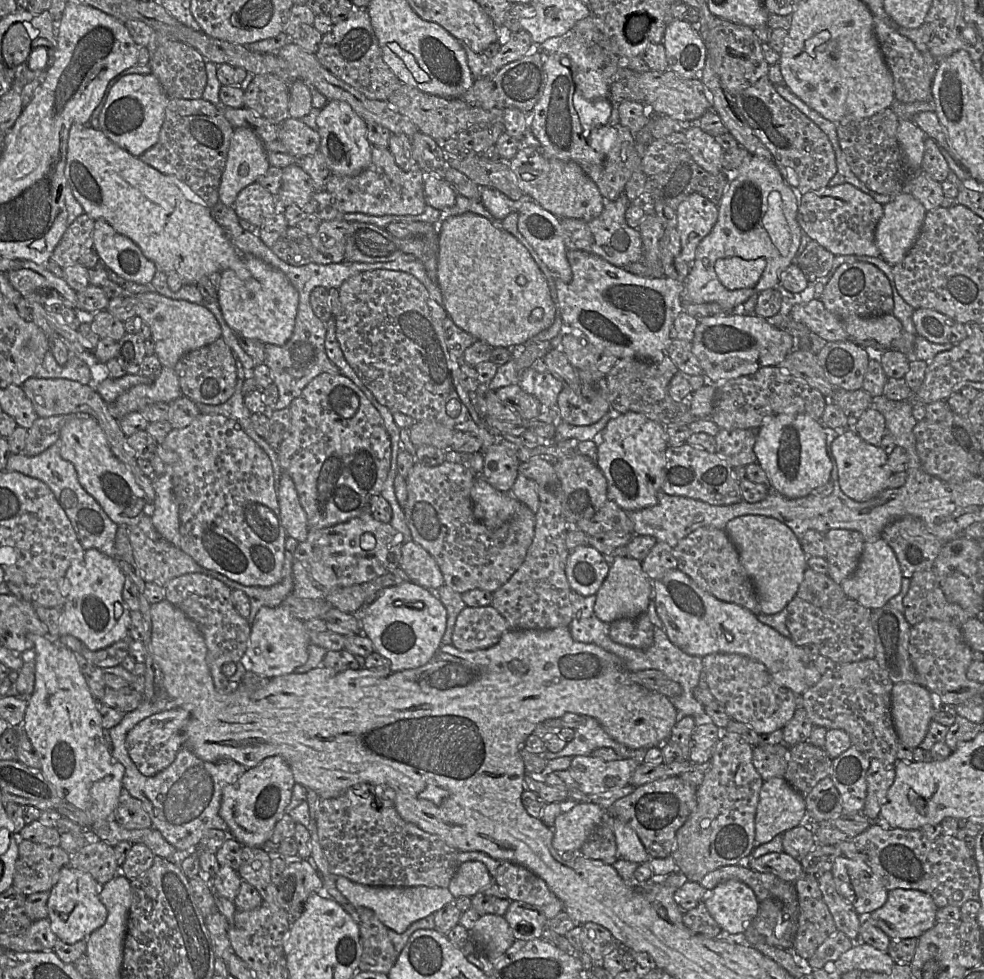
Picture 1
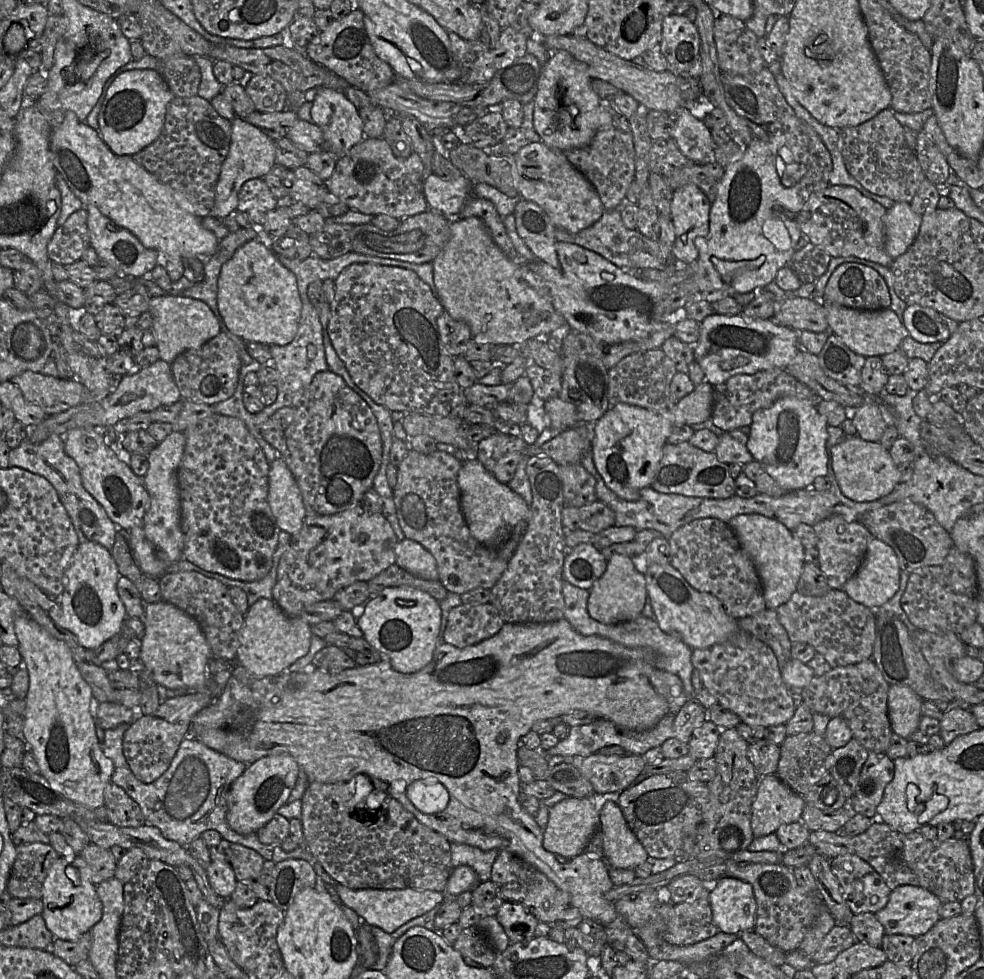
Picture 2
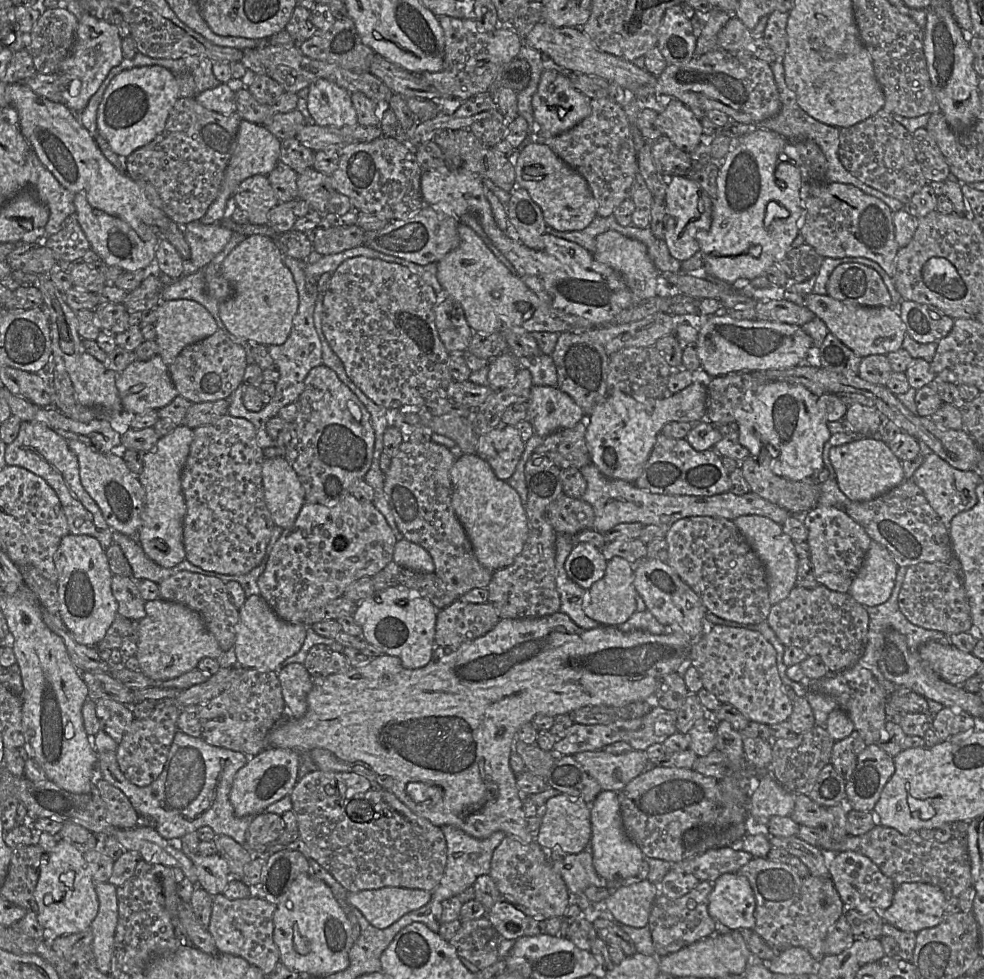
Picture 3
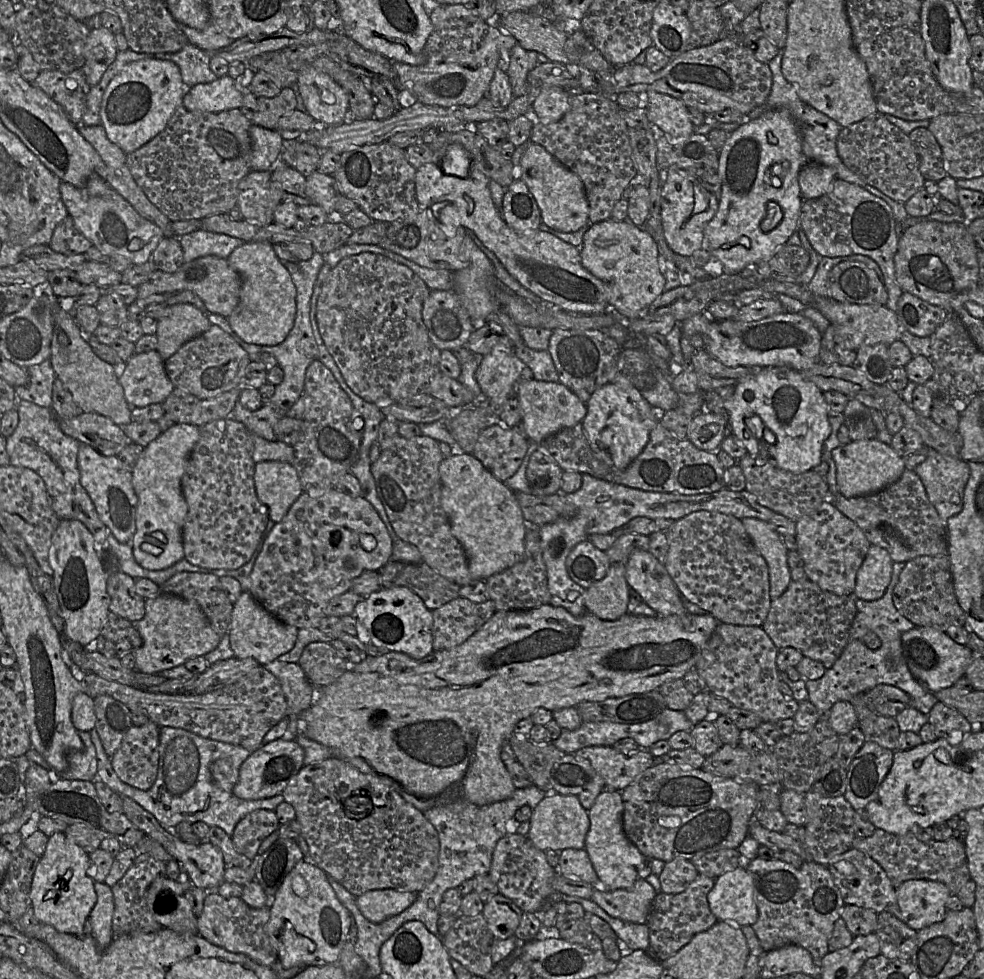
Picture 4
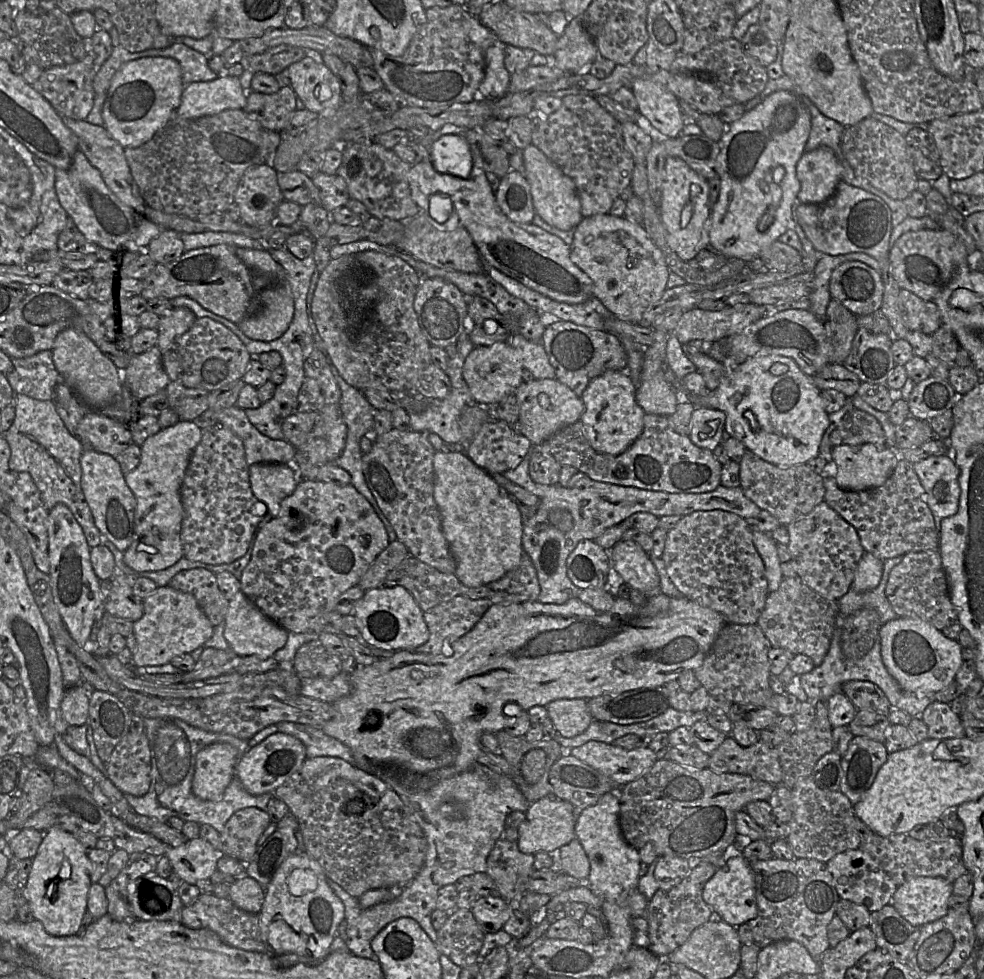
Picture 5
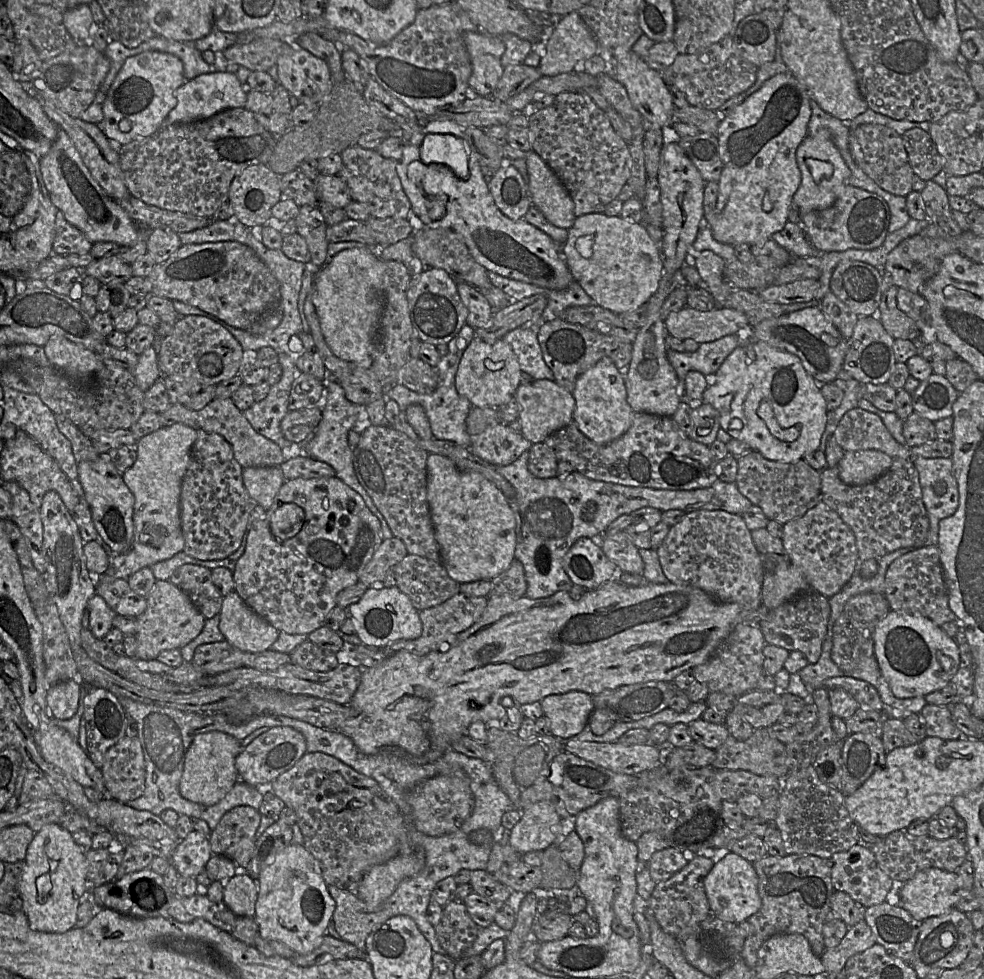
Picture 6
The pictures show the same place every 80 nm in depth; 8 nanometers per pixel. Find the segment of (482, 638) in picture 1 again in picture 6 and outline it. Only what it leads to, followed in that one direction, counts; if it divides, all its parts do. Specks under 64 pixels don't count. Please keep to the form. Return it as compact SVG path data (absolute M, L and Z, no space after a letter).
M461 592L449 598L445 602L419 612L422 622L423 631L419 638L413 640L399 640L389 643L385 648L388 651L398 652L406 650L416 655L426 655L430 652L440 652L442 643L453 644L457 636L475 624L482 616L488 598L473 597L465 595Z

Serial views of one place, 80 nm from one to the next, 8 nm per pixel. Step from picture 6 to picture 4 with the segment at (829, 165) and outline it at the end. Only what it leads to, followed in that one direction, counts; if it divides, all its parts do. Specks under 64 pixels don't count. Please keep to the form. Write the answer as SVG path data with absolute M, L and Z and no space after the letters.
M808 161L798 176L802 199L809 200L825 195L835 179L837 173L834 168Z

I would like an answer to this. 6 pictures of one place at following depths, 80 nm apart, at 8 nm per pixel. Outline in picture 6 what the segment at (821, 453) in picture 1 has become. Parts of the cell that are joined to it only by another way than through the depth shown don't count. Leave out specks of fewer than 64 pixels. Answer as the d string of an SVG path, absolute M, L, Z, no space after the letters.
M764 342L738 345L715 373L715 383L703 393L702 403L719 412L720 427L732 438L747 444L771 461L795 463L819 449L827 423L826 401L820 386L794 354Z

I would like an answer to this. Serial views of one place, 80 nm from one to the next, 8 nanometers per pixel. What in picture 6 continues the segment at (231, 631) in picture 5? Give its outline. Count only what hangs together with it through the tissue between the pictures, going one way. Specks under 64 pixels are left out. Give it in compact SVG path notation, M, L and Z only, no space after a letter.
M235 590L223 598L219 625L225 639L244 652L269 650L280 633L254 612Z

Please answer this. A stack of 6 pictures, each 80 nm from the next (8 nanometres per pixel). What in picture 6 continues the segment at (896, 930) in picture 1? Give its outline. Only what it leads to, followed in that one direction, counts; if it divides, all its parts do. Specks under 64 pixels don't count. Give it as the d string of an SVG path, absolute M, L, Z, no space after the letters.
M926 868L897 887L896 902L919 922L955 909L955 872Z

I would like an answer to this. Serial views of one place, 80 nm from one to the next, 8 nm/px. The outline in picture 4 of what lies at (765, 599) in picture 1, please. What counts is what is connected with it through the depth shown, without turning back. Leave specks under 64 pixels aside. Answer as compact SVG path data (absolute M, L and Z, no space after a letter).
M743 518L741 522L754 546L768 565L771 600L781 596L791 582L787 564L788 549L782 536L770 522L756 518Z

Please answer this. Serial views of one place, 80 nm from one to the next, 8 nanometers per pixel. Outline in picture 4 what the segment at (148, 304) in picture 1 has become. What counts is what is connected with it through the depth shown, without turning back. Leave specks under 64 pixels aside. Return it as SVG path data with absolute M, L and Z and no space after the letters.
M191 304L168 306L157 323L157 351L162 360L166 361L186 342L200 336L210 326L209 319Z

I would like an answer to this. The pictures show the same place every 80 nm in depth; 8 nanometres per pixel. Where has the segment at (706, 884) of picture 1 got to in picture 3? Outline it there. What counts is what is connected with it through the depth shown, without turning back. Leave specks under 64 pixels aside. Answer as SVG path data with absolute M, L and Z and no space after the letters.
M753 858L736 873L749 880L754 892L756 923L753 930L775 952L790 947L802 947L817 963L820 963L825 956L823 953L825 938L846 911L831 877L820 878L812 875L801 877L788 864L767 858Z

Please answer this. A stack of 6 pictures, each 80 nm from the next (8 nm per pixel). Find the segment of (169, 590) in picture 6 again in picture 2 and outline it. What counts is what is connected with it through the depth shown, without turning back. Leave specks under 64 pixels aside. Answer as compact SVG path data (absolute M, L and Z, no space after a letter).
M163 600L145 604L144 616L140 619L144 622L144 635L139 660L151 672L155 682L167 689L187 689L211 694L208 664L212 659L212 651L199 623L182 609Z

